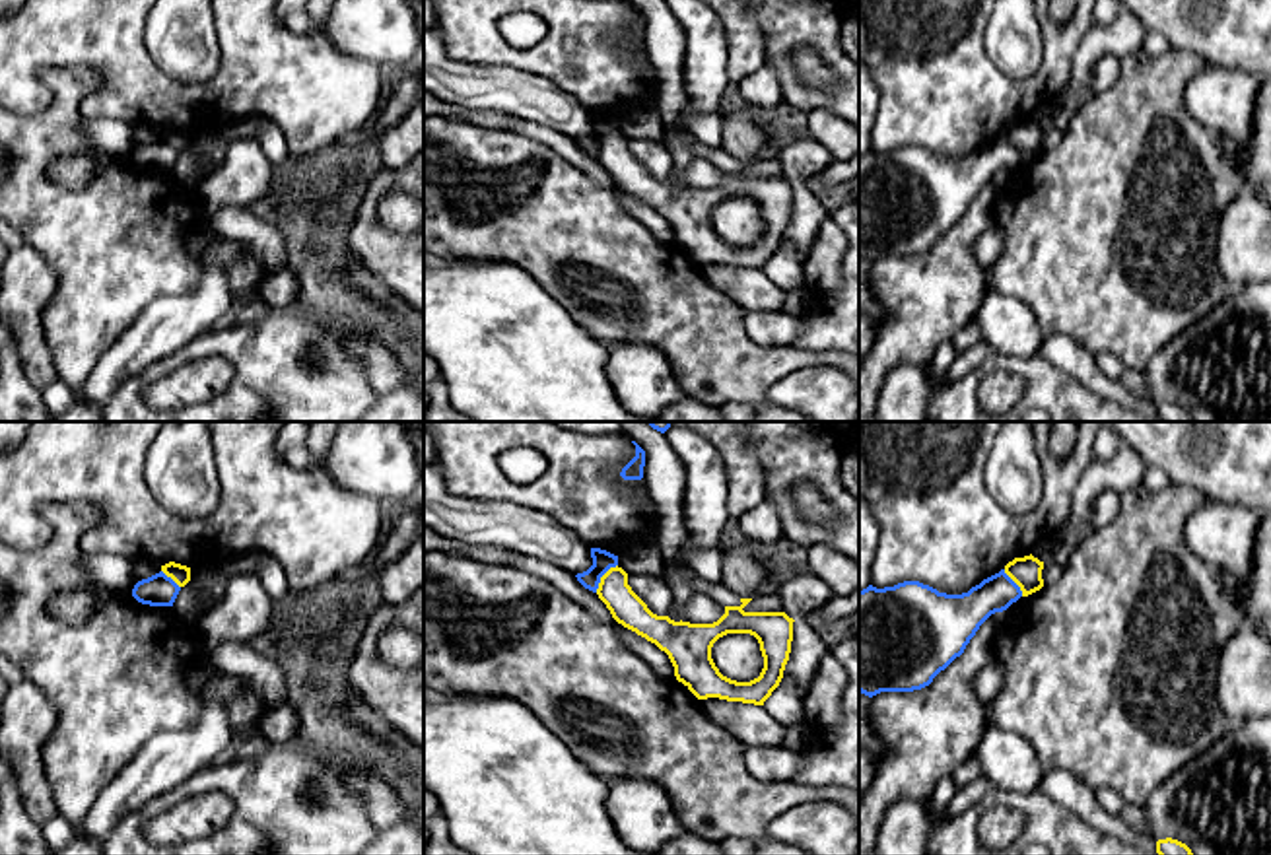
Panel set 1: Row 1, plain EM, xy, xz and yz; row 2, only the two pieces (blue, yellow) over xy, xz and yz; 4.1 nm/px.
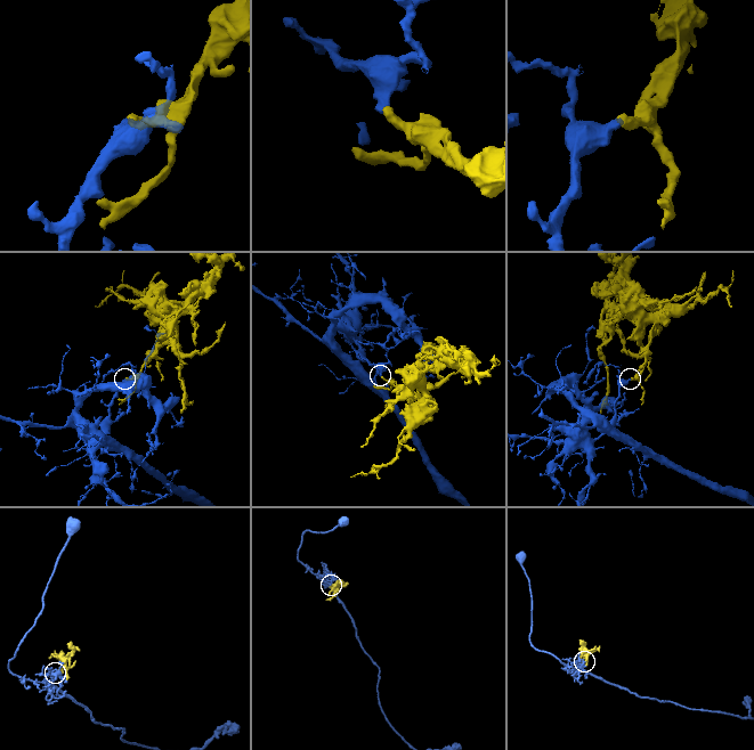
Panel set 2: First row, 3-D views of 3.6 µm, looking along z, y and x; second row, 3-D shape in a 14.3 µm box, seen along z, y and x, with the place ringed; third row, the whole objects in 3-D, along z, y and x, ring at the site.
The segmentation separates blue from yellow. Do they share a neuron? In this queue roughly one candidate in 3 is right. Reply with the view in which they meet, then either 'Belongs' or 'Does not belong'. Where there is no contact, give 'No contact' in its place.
Touches blue in xz. Does not belong

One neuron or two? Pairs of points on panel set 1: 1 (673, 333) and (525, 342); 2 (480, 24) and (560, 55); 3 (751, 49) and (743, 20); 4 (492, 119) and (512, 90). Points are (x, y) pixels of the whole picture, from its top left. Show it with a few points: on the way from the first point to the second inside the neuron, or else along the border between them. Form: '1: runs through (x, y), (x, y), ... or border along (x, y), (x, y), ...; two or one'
1: border along (562, 307), (607, 348); two
2: runs through (498, 45), (510, 57), (539, 57); one
3: runs through (745, 41), (743, 28); one
4: border along (453, 103), (473, 109), (510, 111), (519, 117); two

